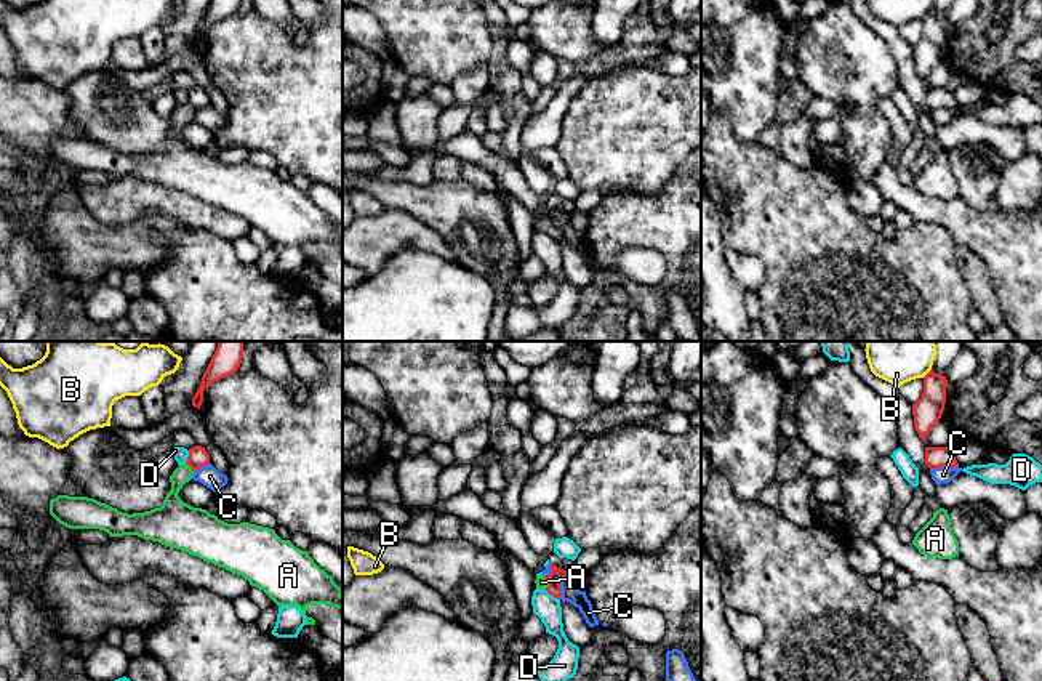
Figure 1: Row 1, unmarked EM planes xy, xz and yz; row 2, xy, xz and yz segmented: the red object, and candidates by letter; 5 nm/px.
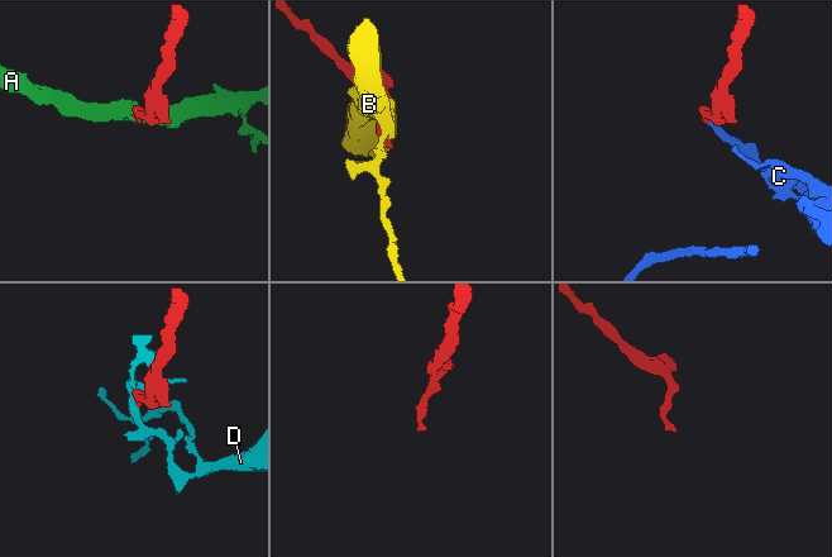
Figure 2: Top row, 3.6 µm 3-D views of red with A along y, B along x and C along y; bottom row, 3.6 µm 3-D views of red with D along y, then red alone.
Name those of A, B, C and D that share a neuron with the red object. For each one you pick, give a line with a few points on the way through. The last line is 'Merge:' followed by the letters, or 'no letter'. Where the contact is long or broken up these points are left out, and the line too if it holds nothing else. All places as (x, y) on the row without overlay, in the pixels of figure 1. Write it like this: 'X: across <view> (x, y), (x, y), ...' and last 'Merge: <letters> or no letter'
A: across xy (199, 98), (189, 106), (176, 124), (173, 153)
Merge: A

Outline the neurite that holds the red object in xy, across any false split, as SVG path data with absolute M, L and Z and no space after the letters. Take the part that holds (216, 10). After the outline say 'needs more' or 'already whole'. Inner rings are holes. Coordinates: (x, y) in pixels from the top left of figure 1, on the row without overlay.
M211 0L202 18L202 24L192 38L192 46L200 50L203 43L203 32L214 22L235 14L240 5L242 0Z; already whole

